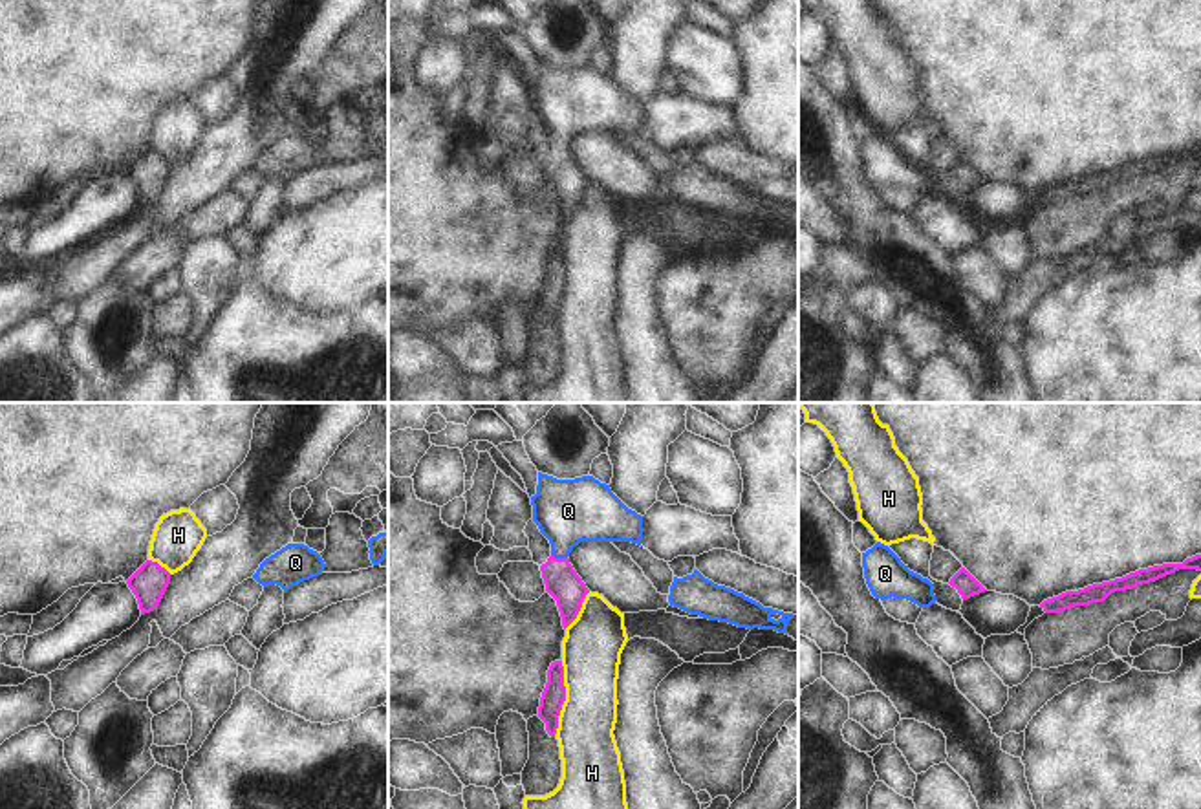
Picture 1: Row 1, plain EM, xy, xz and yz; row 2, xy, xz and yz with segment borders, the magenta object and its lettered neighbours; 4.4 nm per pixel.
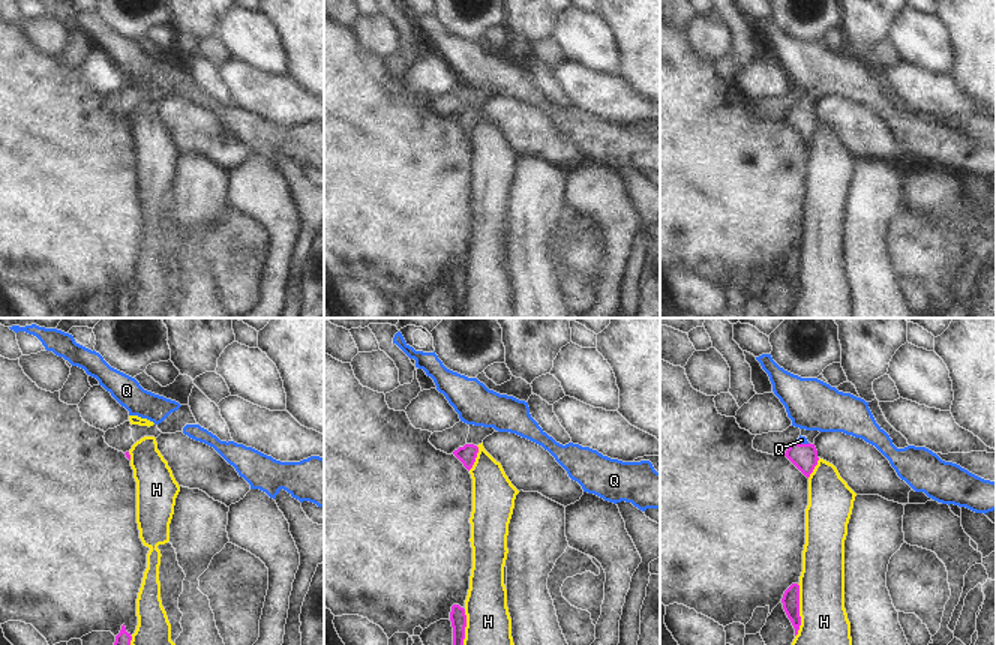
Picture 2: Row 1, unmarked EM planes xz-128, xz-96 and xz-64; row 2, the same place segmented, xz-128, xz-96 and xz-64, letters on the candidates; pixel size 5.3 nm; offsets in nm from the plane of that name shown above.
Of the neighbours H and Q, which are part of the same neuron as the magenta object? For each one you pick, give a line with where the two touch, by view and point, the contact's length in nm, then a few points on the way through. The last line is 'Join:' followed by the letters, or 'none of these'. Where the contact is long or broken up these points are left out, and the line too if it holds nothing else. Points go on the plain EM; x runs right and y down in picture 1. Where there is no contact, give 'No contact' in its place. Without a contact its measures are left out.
Q: Touches magenta at xz (559, 149). Shared border 70 nm. Path across: xz (562, 172), (559, 167), (559, 149), (568, 101)
Join: Q.

